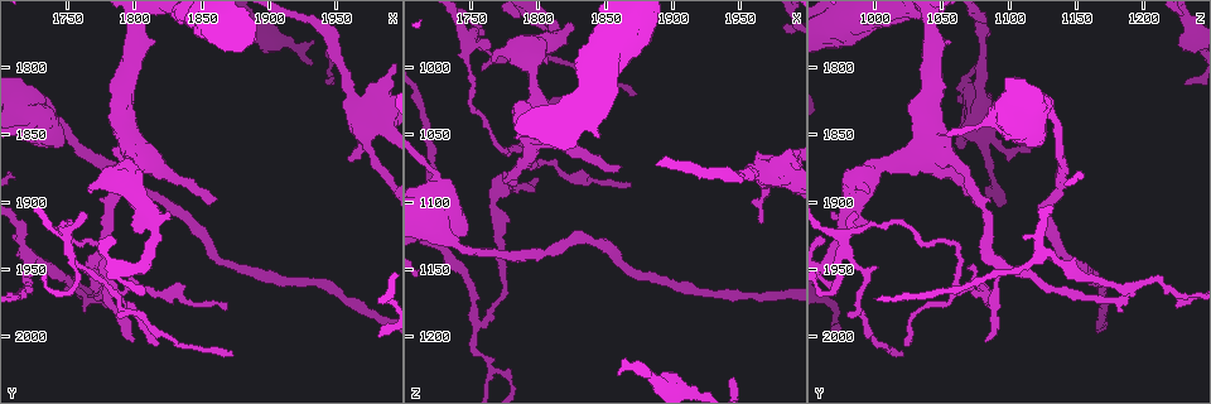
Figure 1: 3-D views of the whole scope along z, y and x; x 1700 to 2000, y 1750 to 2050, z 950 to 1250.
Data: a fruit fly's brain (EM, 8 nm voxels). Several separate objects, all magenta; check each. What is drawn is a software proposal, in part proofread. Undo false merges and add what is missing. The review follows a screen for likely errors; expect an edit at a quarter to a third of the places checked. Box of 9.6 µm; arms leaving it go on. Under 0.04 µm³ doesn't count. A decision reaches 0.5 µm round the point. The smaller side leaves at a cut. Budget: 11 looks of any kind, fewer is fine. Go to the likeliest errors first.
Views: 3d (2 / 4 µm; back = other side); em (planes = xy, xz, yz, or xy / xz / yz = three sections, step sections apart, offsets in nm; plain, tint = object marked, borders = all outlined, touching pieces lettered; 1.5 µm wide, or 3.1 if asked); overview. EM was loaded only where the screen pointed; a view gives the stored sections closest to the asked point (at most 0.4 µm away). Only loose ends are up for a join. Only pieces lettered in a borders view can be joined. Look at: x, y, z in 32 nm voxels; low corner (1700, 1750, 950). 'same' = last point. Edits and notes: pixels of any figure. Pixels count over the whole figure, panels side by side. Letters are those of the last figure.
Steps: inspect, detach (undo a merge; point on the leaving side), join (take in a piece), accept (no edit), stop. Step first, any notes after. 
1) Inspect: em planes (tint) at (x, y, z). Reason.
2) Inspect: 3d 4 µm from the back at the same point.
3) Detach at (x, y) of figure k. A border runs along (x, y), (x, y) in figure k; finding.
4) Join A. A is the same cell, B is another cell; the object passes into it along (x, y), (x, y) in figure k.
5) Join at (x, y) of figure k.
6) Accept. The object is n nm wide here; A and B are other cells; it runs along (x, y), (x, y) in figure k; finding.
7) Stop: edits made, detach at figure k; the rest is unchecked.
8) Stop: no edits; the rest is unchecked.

Inspect: em yz step 8 (borders) at (1862, 1900, 1072). An open end.

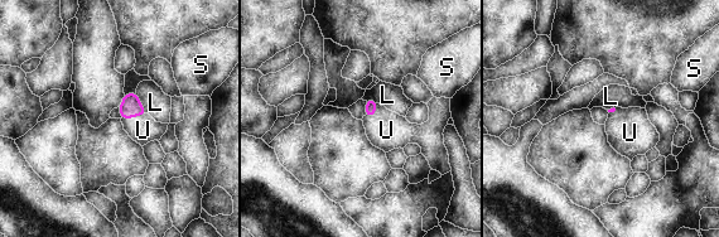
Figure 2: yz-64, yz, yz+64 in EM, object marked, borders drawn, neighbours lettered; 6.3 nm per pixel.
Join at (144, 129) of figure 2. The longest contact is with U, 170 nm; U is the same cell, L and S are other cells; the object passes into it along (130, 106), (133, 116), (144, 129) in figure 2; the neuron continues.

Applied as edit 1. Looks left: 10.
Inspect: overview.

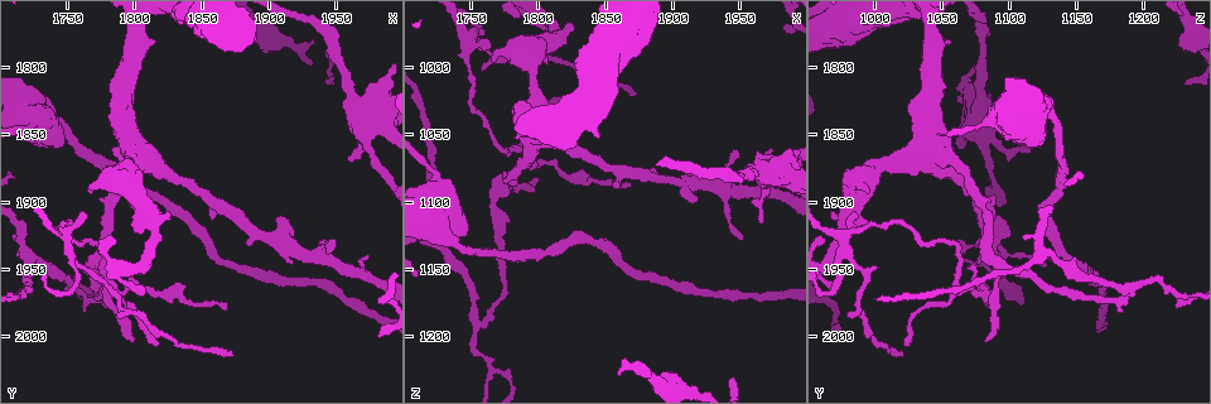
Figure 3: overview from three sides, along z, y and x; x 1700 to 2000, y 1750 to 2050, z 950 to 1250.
Inspect: em xz step 8 (tint) at (1754, 1964, 1192). Two arms in line, one across.

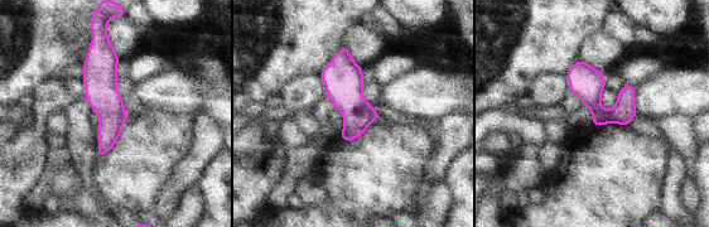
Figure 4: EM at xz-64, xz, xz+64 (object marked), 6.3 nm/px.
Inspect: em xz step 8 (borders) at the same point. What lies round it.

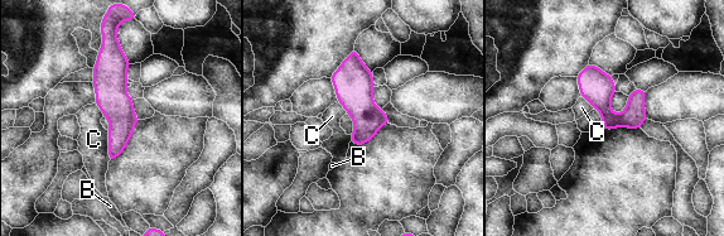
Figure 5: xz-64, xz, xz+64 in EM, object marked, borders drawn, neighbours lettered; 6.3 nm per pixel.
Detach at (598, 88) of figure 5. B and C are other cells; a border runs along (619, 115), (623, 125) in figure 5; two neurons meet here.

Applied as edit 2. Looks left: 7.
Inspect: overview.

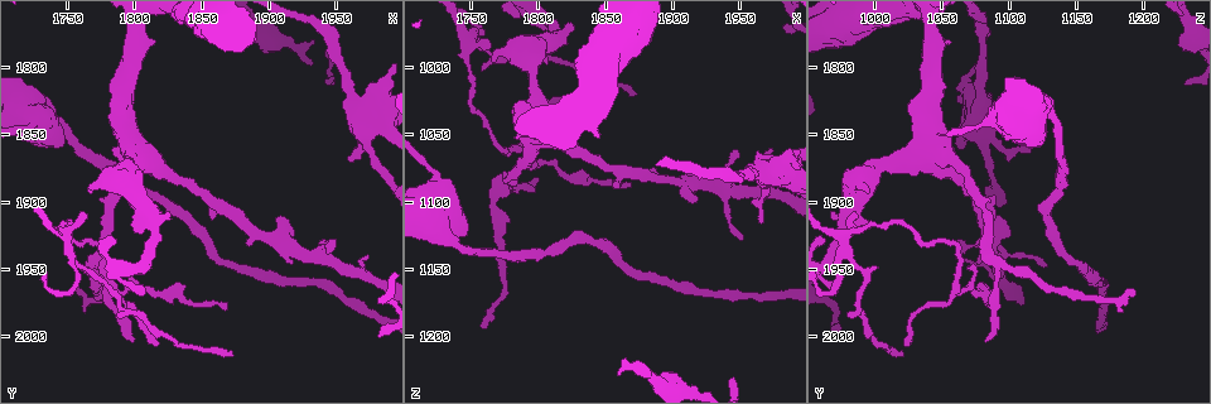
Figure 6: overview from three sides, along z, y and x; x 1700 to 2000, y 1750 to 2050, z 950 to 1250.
Inspect: em xy step 8 (borders) at (1770, 1894, 994). Branch stops here.

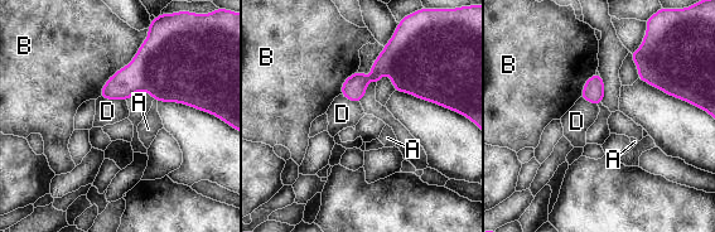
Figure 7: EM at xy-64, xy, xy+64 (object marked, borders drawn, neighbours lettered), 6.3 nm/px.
Accept. A, B and D are other cells; it runs along (344, 88), (402, 69), (434, 97) in figure 7; none of them fits.

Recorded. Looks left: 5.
Inspect: 3d 2 µm at (1740, 1836, 1132). Sudden change in width.

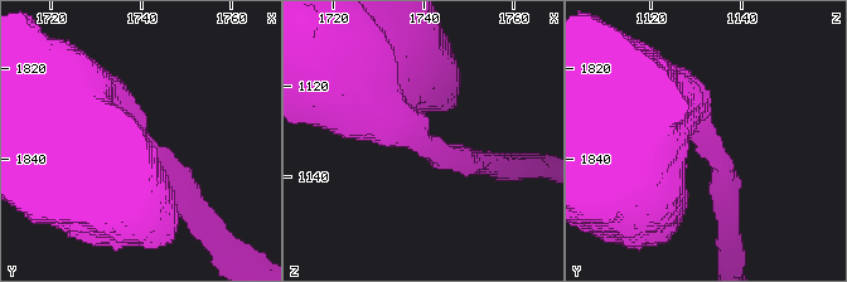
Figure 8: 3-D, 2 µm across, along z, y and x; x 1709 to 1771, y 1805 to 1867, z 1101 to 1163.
Inspect: em planes (borders) at (1741, 1838, 1134). The arms are 200, 700 nm wide.

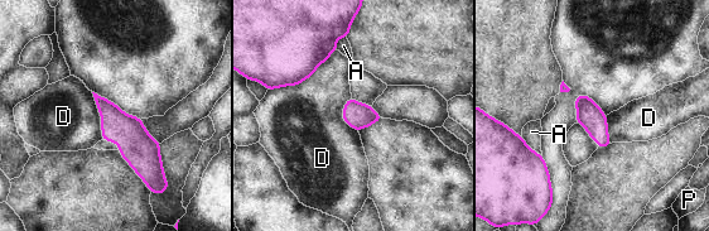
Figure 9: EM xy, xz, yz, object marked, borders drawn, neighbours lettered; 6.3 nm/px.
Accept. A, D and P are other cells; it runs along (99, 100), (141, 152), (150, 183) in figure 9; one neuron here.

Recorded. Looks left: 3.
Stop: edits made, join at figure 2, detach at figure 5; the rest is unchecked.

